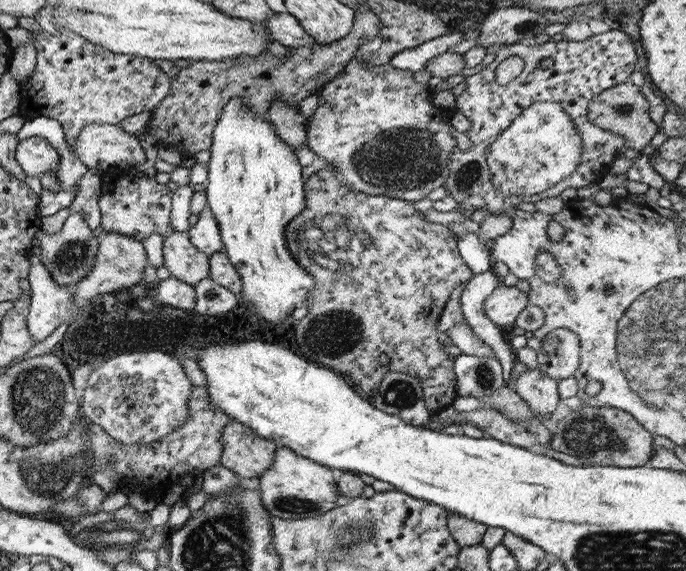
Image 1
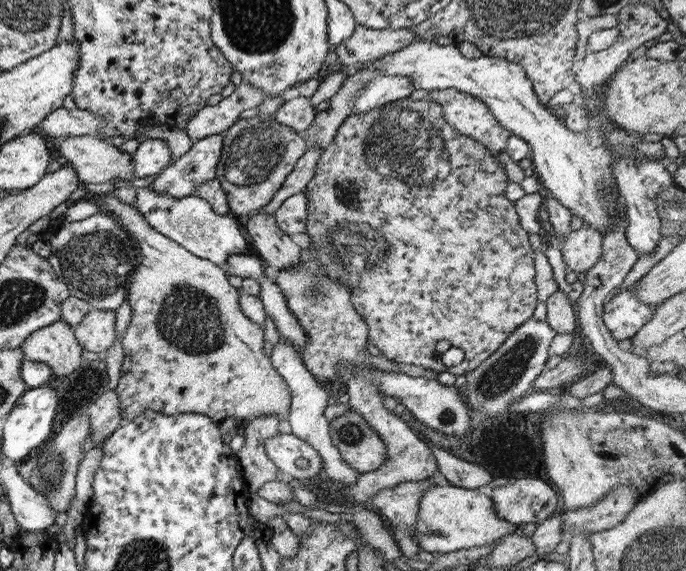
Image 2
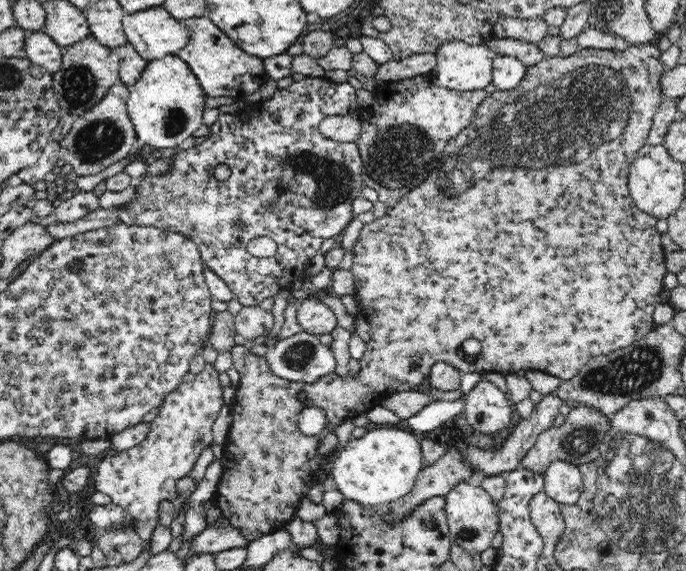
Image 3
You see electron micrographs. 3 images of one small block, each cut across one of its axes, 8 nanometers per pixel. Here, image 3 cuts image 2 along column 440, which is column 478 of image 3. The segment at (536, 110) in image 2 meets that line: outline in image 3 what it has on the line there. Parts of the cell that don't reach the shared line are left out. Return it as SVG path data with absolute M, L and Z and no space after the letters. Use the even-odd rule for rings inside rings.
M452 41L440 46L437 69L434 72L439 84L453 91L468 92L486 89L492 84L493 60L497 55L486 43L470 45L464 41Z

